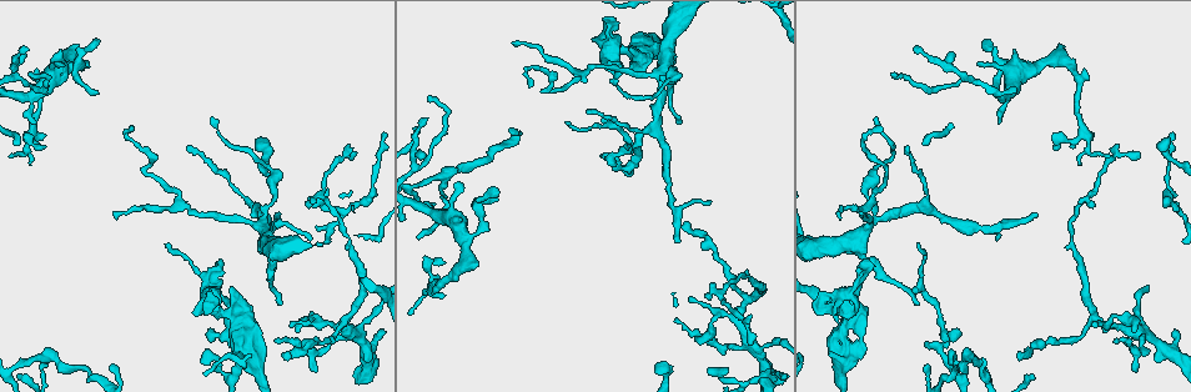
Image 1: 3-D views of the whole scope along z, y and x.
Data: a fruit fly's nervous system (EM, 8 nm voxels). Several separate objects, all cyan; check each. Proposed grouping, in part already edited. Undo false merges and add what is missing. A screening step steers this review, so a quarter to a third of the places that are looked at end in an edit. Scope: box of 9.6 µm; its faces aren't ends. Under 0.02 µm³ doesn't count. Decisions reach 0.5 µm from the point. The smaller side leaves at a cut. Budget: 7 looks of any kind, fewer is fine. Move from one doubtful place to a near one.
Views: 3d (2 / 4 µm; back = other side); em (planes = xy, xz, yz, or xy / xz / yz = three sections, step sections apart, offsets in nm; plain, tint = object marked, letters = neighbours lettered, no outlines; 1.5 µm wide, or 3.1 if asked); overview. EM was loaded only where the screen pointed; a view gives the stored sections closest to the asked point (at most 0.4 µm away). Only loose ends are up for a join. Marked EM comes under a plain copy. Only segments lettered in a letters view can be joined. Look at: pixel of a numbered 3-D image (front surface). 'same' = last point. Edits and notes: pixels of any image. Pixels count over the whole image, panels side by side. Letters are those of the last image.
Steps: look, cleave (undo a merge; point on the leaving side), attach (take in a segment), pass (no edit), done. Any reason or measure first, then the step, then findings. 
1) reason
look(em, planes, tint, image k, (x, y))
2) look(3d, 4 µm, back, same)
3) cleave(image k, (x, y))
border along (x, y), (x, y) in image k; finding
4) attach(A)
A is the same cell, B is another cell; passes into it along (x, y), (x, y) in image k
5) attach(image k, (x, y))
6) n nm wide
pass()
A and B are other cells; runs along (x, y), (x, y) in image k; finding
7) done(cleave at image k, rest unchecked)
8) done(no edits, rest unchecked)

an open end
look(3d, 2 µm, image 1, (1135, 371))

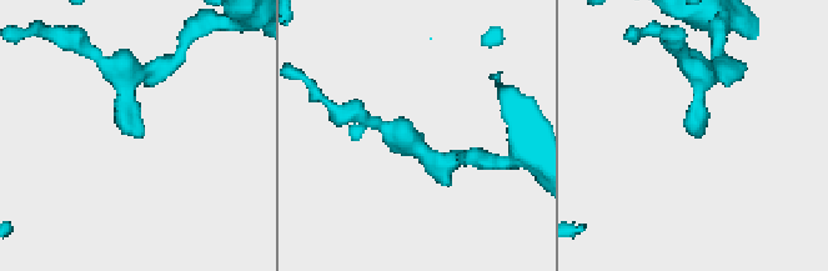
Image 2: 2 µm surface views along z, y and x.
look(em, planes, letters, image 2, (141, 138))

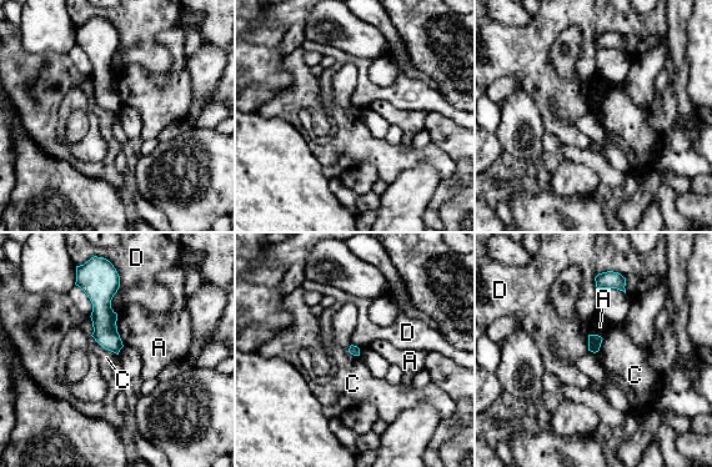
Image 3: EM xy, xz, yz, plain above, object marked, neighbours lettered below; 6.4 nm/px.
pass()
A, C and D are other cells; none of them fits

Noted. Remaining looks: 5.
an open end
look(3d, 4 µm, image 1, (429, 102))

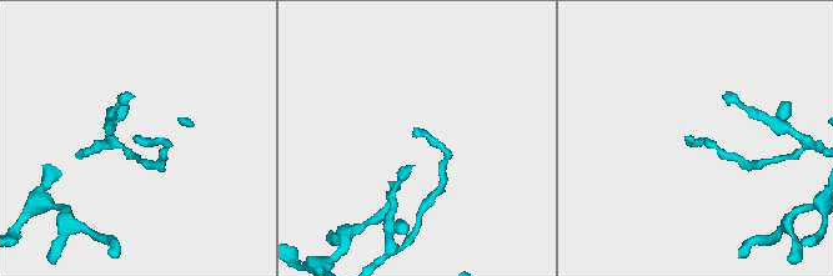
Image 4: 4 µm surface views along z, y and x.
shape alone is not enough
look(em, planes, letters, image 4, (691, 143))

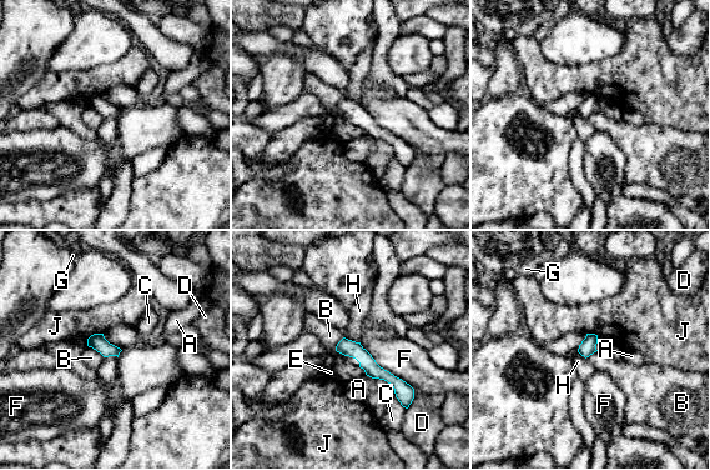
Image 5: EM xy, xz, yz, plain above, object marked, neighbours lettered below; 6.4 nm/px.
110 nm wide
pass()
A, B, C, D, E, F, G, H and J are other cells; border along (343, 336), (336, 350), (345, 356) in image 5; none of them fits

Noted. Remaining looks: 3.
branch stops here
look(em, xz, step 8, tint, image 1, (311, 238))

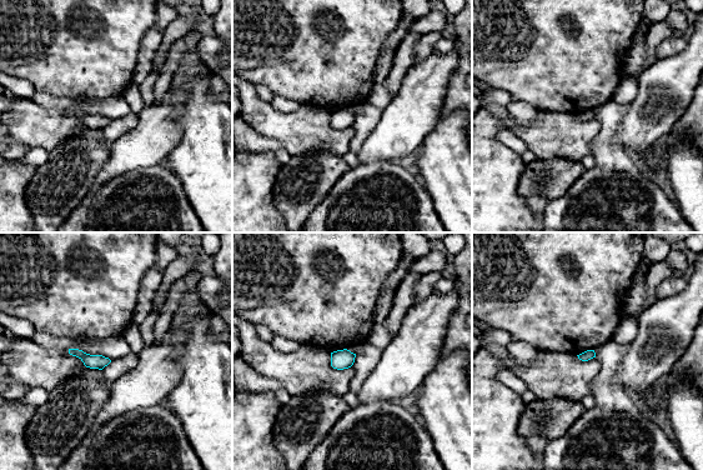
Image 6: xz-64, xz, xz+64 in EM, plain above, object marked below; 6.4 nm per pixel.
cut it another way
look(em, planes, letters, same)

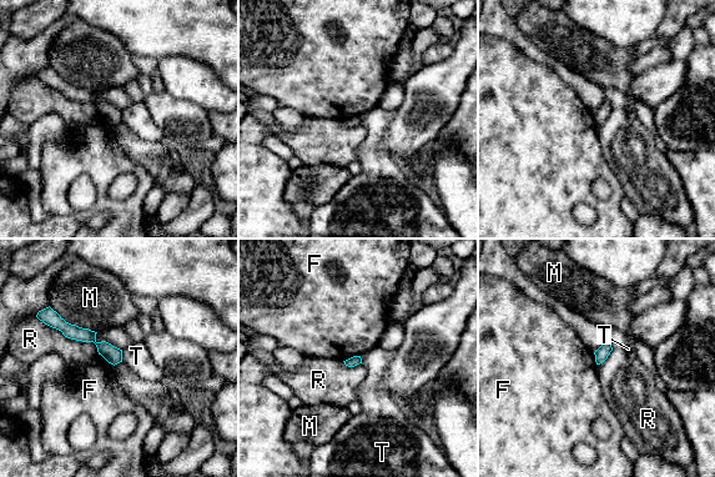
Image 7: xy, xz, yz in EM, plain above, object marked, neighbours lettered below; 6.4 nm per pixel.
70 nm wide
pass()
F, M, R and T are other cells; runs along (55, 320), (119, 358) in image 7; none of them fits

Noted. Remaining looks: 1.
done(no edits, rest unchecked)

